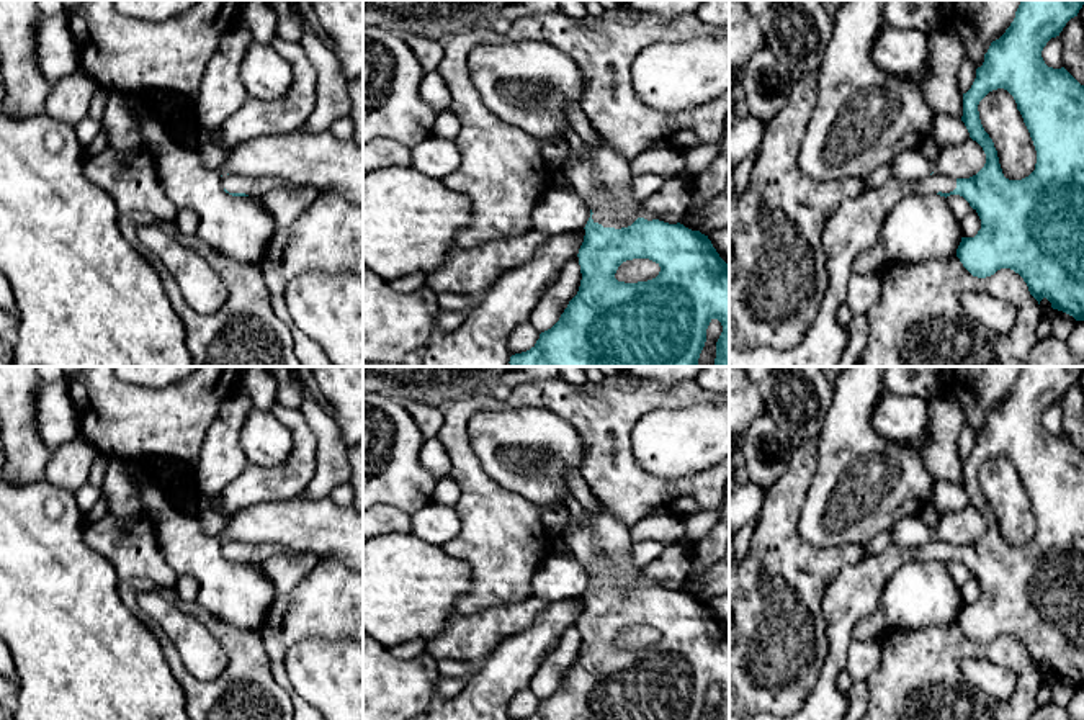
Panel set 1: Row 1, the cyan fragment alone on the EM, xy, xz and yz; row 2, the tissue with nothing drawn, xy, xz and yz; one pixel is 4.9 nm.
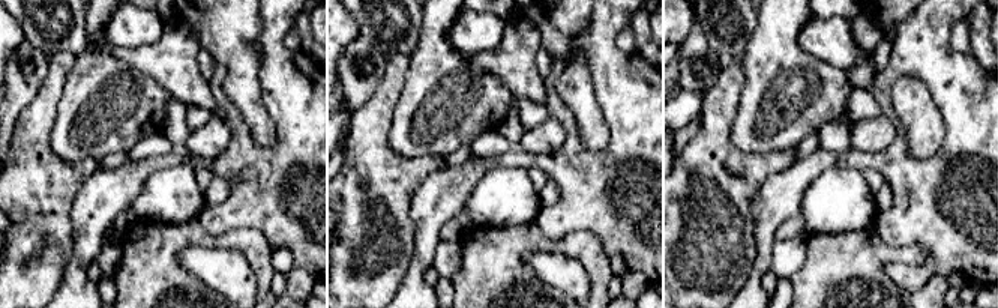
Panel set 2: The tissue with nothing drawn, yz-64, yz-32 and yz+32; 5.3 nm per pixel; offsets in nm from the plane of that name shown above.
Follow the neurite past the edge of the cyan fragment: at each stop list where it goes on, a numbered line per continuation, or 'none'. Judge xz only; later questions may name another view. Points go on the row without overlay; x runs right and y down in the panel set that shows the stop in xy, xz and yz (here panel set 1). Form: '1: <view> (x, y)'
1: xz (600, 542)

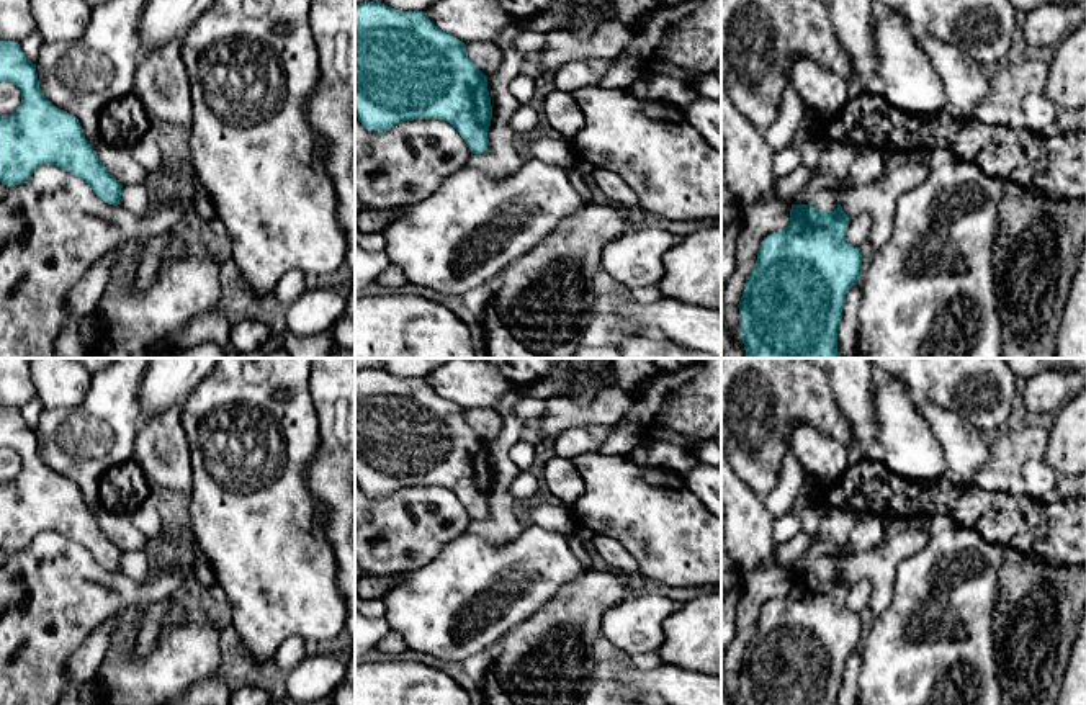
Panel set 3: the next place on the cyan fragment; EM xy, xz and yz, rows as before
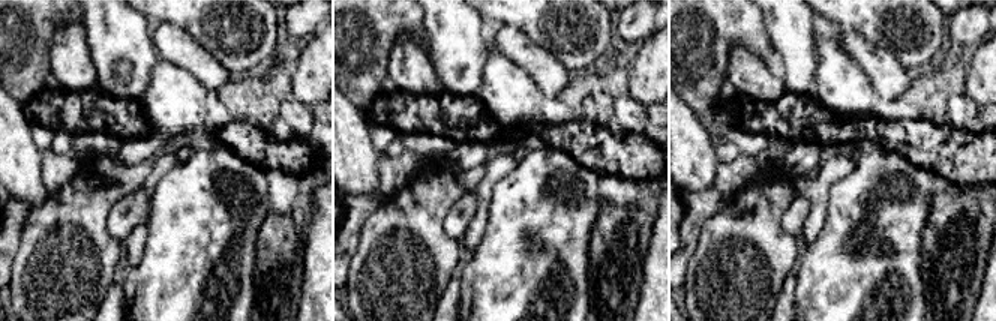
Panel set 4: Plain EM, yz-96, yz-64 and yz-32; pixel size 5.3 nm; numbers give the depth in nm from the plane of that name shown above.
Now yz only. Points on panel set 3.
none

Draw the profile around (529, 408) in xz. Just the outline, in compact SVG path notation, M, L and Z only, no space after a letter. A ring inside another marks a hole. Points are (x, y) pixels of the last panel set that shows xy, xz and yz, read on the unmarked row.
M522 397L515 406L515 415L523 422L540 419L545 412L546 401L536 397Z

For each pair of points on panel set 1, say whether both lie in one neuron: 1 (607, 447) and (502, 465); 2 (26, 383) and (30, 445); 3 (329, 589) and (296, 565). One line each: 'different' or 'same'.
1: different
2: same
3: different

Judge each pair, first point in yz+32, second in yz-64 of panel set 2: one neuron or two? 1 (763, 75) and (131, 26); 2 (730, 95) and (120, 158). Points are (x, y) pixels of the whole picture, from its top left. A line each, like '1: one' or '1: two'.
1: two
2: two

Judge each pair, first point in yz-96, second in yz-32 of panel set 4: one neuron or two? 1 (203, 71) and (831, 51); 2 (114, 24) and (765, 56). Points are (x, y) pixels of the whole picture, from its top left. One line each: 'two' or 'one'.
1: two
2: two

